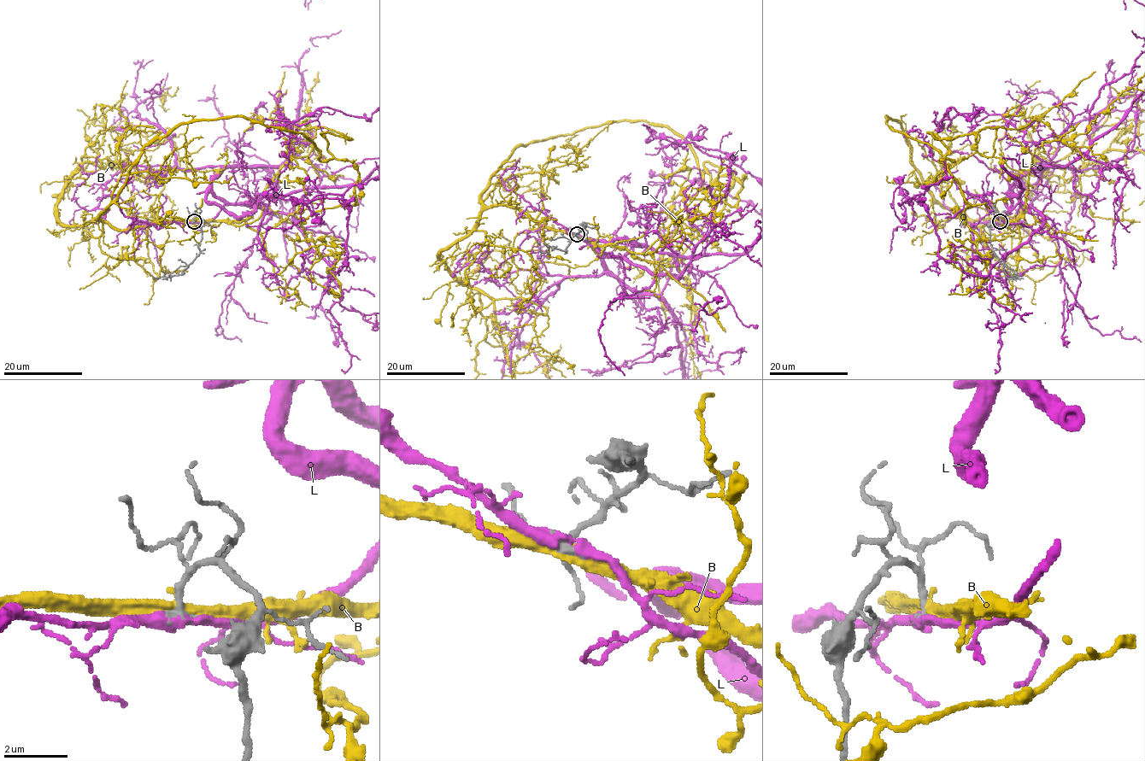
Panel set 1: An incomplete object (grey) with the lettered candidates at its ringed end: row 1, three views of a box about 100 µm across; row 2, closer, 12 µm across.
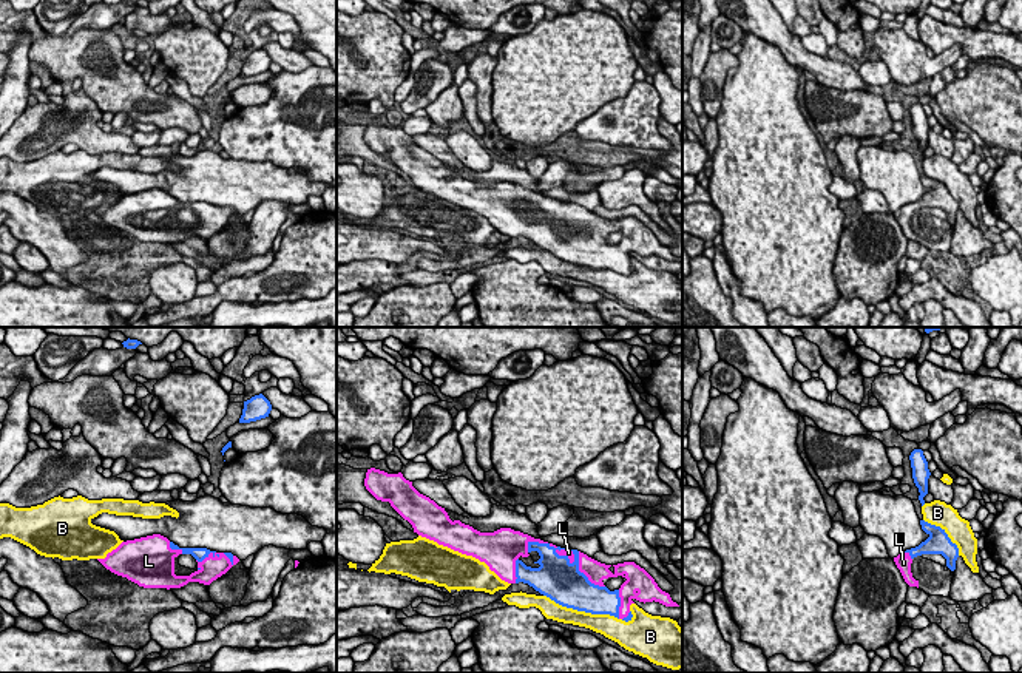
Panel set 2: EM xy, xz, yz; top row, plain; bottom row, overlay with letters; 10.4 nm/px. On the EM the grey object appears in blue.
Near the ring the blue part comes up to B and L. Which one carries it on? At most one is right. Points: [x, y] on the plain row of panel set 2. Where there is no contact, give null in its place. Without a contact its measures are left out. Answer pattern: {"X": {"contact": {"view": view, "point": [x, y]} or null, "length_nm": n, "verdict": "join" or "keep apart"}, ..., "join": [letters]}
{"B": {"contact": {"view": "xz", "point": [581, 264]}, "length_nm": 850, "verdict": "keep apart"}, "L": {"contact": {"view": "xz", "point": [582, 227]}, "length_nm": 480, "verdict": "join"}, "join": ["L"]}

